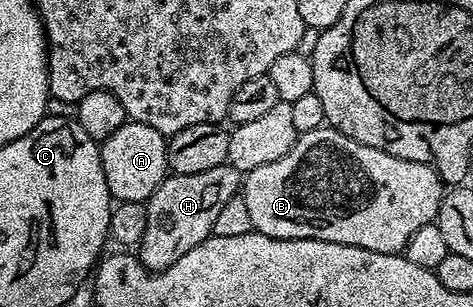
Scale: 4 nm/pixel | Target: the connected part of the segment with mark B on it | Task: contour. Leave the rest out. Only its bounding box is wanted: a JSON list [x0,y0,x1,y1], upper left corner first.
[242,124,446,254]

